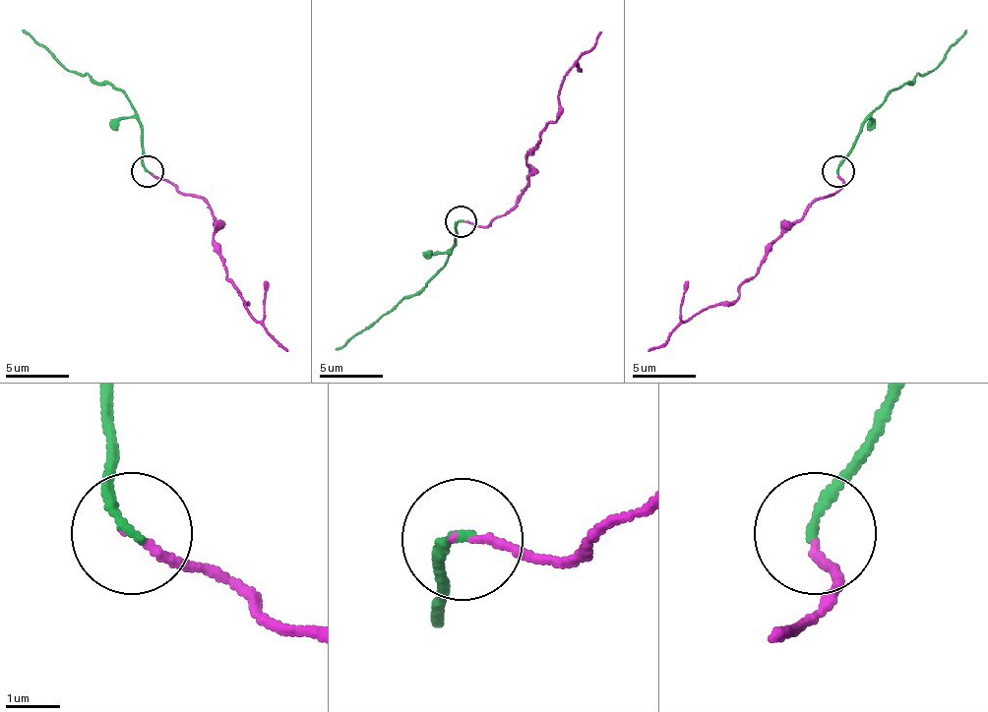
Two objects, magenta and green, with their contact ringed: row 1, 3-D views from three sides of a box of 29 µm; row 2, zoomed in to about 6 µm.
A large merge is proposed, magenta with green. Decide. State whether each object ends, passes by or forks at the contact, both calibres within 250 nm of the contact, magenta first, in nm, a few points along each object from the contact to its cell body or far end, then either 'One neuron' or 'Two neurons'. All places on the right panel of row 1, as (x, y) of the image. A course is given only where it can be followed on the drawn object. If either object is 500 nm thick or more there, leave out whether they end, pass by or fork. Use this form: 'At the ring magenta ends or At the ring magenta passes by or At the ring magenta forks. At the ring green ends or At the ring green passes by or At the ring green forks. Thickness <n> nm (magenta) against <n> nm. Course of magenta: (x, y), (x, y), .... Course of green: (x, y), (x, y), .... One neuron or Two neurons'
At the ring magenta ends. At the ring green ends. Thickness 110 nm (magenta) against 180 nm. Course of magenta: (837, 173), (843, 183), (812, 206), (776, 241), (732, 301), (710, 304), (687, 317), (649, 352). Course of green: (837, 170), (859, 126), (904, 85), (930, 72), (964, 30). One neuron

